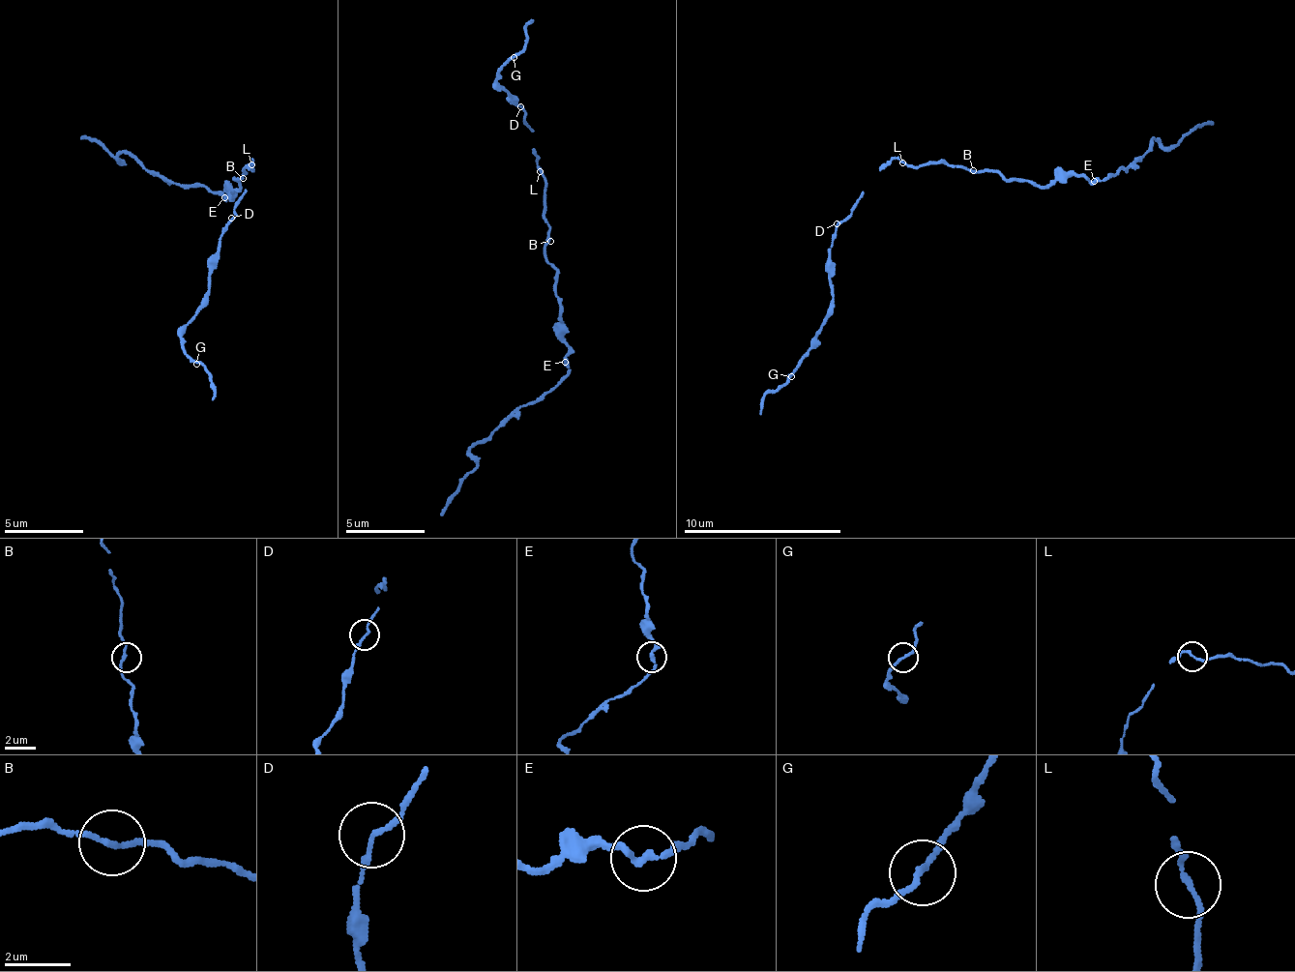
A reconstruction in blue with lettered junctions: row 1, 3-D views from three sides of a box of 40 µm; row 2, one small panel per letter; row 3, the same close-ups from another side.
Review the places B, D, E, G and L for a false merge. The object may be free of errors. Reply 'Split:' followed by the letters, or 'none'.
Split: none

